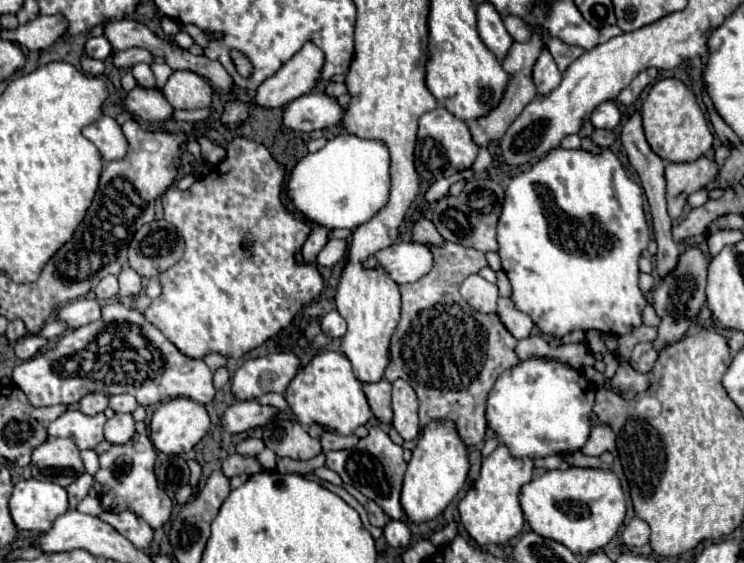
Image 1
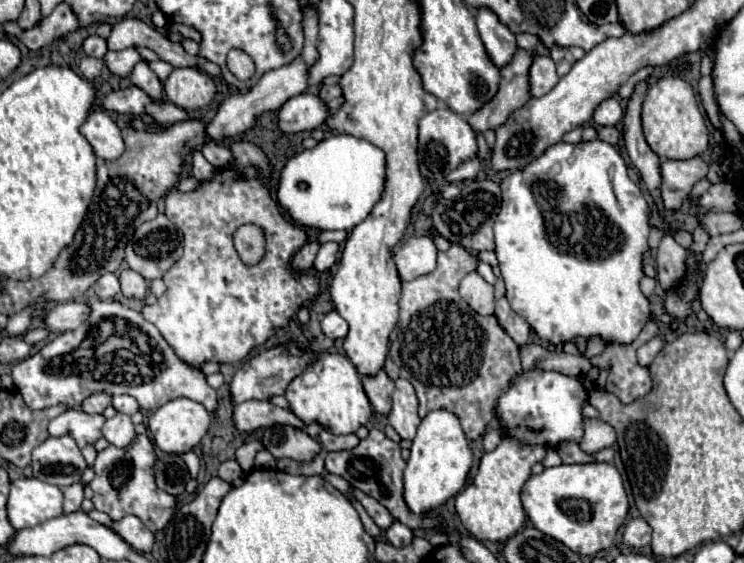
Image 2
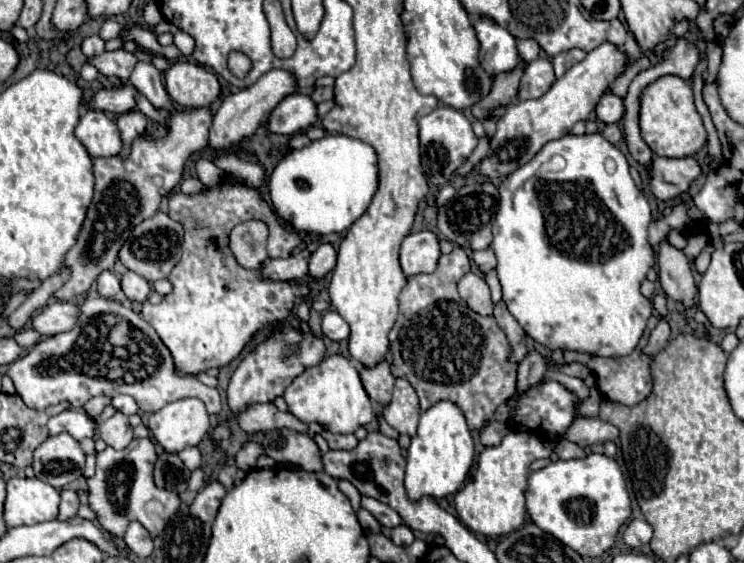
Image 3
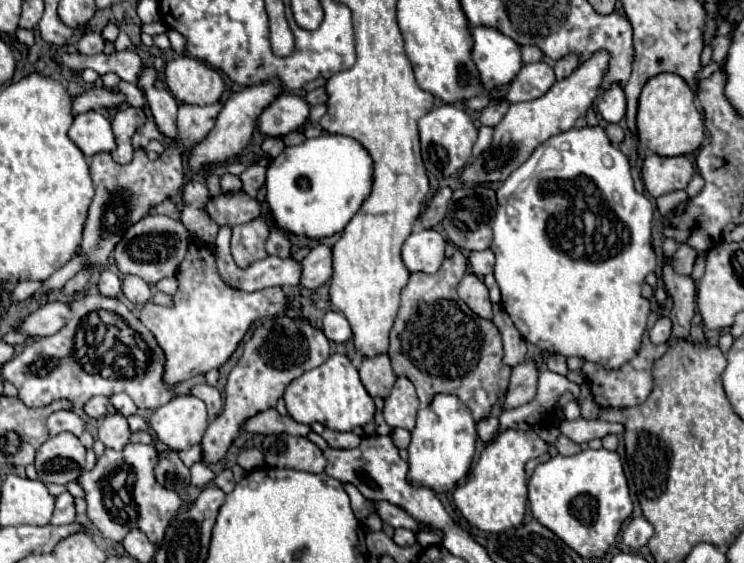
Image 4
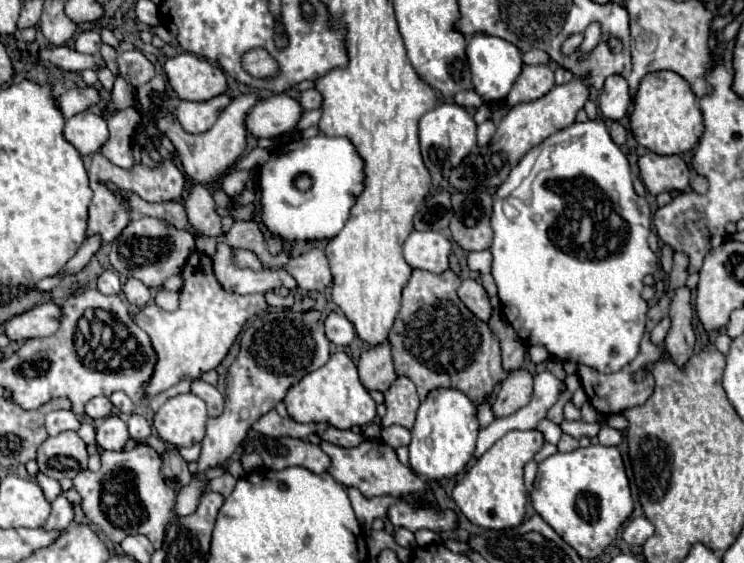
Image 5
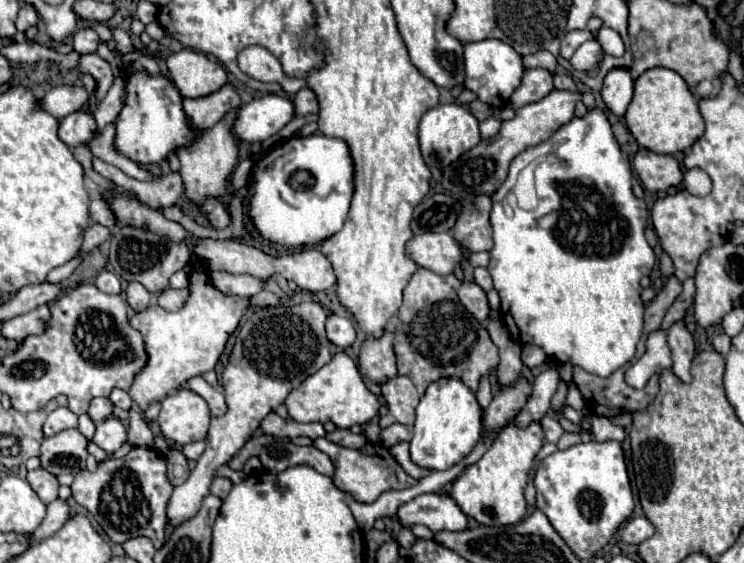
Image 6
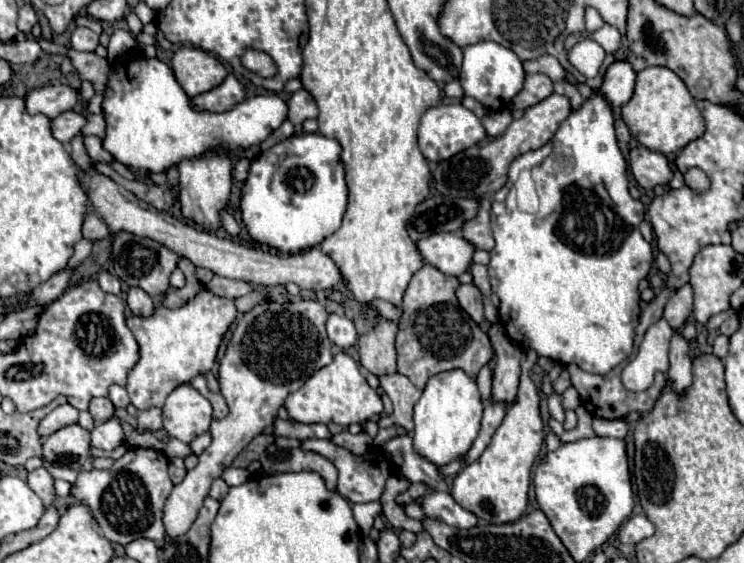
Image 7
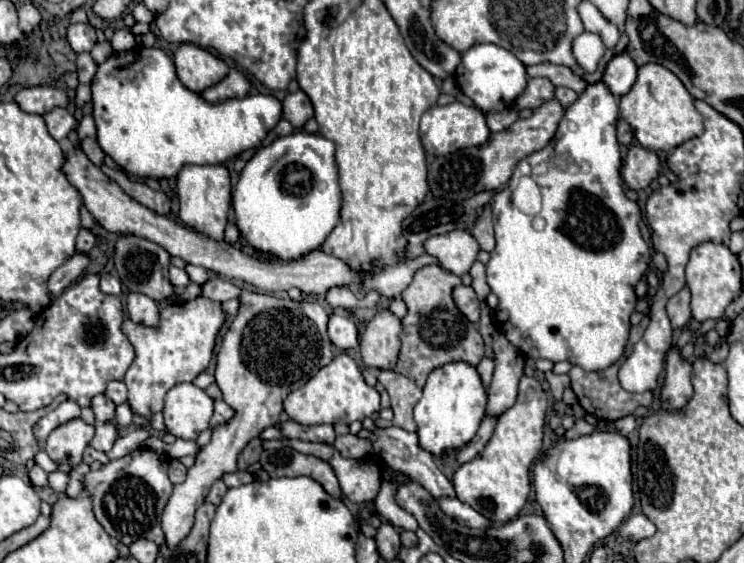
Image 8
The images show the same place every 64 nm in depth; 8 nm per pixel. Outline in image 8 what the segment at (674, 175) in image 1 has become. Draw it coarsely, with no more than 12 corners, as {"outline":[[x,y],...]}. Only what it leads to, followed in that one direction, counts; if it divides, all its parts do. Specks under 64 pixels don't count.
{"outline":[[630,146],[620,178],[642,190],[658,176],[660,160],[642,146]]}

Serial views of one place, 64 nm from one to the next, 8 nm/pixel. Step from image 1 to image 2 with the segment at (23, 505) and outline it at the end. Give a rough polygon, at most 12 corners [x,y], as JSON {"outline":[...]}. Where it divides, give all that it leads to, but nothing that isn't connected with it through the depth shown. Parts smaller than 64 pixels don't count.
{"outline":[[10,484],[8,520],[30,528],[62,514],[60,488]]}

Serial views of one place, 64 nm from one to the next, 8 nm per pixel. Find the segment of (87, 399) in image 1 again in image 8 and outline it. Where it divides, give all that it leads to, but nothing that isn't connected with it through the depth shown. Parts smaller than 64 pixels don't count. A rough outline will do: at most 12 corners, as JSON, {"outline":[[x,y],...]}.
{"outline":[[104,394],[94,396],[90,408],[98,422],[112,422],[112,400]]}

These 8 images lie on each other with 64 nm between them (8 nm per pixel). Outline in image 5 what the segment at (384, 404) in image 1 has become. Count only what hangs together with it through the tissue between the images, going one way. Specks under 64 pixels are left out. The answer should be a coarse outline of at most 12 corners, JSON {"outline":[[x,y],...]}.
{"outline":[[390,342],[368,346],[358,360],[368,390],[388,390],[398,378]]}

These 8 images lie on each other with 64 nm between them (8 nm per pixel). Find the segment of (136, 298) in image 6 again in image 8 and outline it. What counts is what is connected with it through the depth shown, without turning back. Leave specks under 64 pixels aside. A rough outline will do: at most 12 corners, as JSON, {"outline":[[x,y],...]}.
{"outline":[[144,294],[128,296],[136,324],[158,328],[158,304]]}

